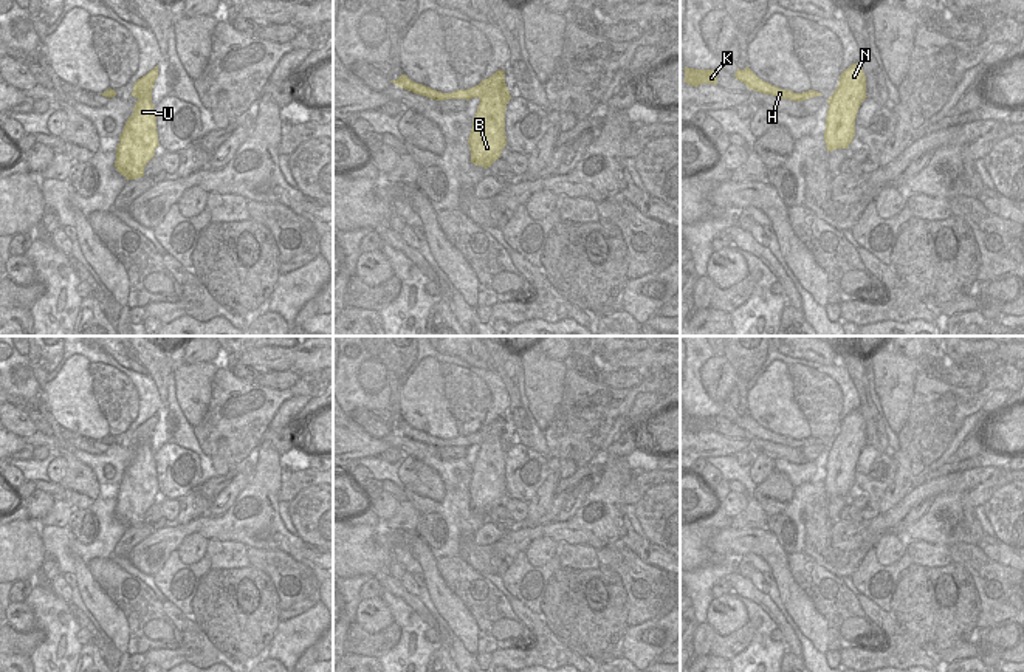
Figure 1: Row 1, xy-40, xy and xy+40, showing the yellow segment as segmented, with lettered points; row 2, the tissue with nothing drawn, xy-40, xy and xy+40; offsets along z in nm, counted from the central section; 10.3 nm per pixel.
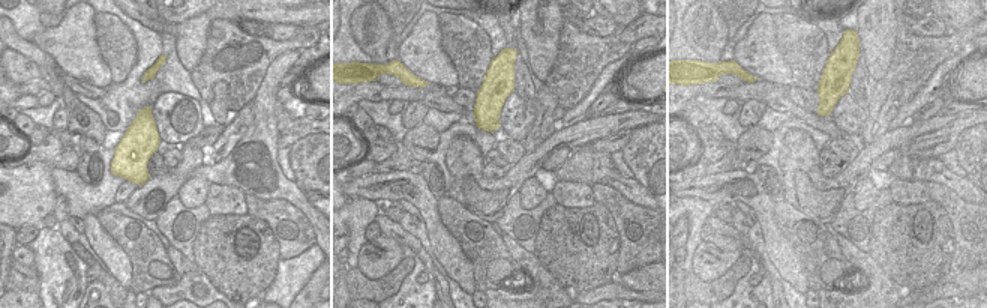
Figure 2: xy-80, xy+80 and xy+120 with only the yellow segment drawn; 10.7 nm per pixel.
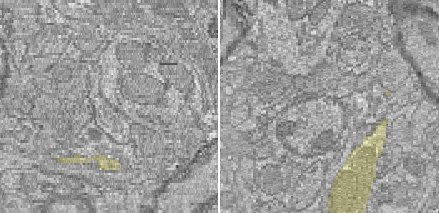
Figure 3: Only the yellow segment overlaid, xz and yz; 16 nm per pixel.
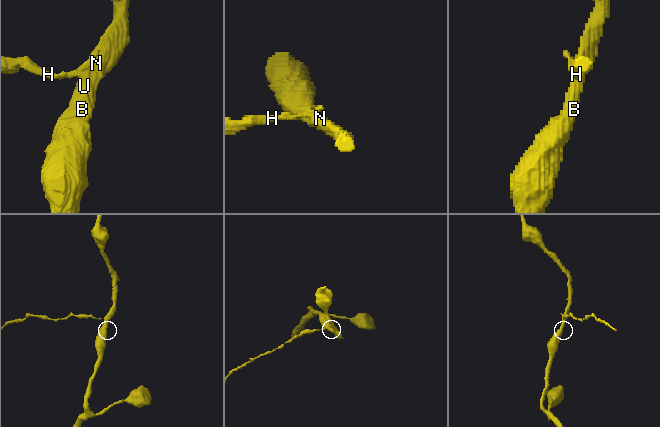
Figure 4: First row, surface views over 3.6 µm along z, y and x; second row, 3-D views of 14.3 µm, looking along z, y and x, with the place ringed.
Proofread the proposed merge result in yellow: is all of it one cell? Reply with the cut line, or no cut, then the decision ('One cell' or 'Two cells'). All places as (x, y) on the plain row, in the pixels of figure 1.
Split along xy (465, 437), (471, 445). Two cells

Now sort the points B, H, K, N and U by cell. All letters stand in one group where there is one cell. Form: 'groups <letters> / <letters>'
groups B N U / H K

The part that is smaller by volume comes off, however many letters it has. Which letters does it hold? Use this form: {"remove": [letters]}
{"remove": ["H", "K"]}

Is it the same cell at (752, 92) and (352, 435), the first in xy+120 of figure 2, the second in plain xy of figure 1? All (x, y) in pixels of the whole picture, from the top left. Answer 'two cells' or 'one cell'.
one cell

